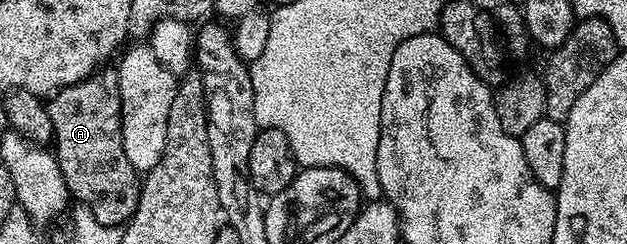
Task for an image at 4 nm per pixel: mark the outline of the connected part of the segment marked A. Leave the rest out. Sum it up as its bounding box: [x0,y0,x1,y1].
[46,68,142,227]

